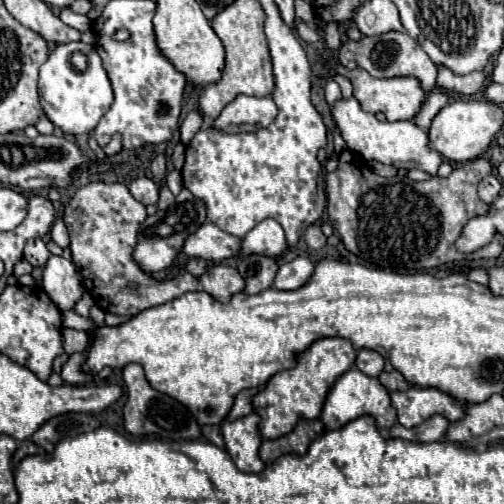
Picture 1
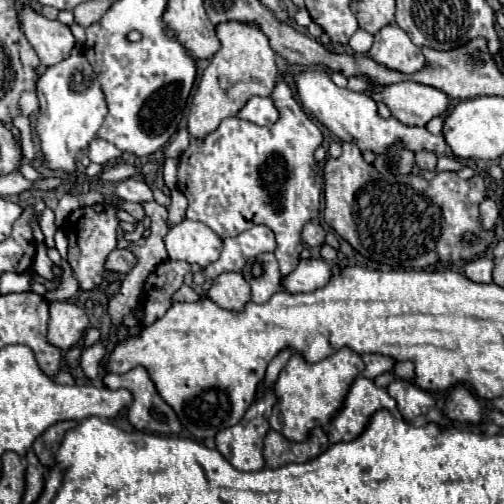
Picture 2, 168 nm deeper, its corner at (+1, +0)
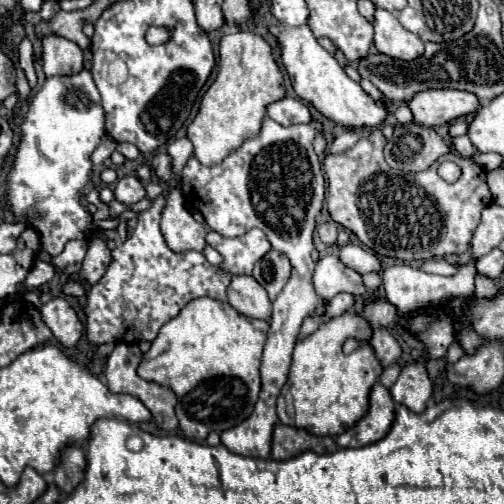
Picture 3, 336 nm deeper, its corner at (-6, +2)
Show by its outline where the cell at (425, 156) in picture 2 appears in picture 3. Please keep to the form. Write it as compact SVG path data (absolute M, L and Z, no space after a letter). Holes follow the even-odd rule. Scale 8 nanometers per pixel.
M372 128L368 138L356 142L346 152L326 154L326 206L332 220L352 230L362 244L380 256L422 262L462 254L470 246L474 228L480 224L480 212L492 202L486 170L472 158L450 152L440 156L440 160L424 172L396 172L384 160L384 144L386 138L382 130ZM444 160L452 160L462 168L460 182L448 184L436 174L436 168Z

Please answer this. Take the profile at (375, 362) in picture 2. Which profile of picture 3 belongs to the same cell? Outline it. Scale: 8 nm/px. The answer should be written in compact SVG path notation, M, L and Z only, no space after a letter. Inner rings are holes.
M374 328L370 344L372 344L378 360L382 362L382 366L394 364L400 356L400 344L396 342L396 338L386 328Z

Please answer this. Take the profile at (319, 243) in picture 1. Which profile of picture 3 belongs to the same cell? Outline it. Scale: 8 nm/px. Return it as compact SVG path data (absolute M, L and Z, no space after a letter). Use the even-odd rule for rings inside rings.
M326 222L318 226L318 236L324 244L334 244L338 236L338 224L336 222Z

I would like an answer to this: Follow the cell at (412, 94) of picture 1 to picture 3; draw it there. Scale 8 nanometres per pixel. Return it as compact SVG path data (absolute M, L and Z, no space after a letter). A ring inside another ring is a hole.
M426 90L408 102L414 120L422 126L442 126L480 108L480 98L462 90Z

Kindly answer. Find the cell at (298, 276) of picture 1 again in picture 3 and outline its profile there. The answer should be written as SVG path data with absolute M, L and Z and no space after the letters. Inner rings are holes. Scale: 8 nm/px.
M332 254L316 262L314 288L322 300L330 300L340 292L348 292L354 296L362 296L366 292L362 276L354 268L342 264L340 258Z

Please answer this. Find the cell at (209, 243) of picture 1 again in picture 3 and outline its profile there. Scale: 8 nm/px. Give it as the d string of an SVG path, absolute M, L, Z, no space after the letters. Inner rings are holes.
M172 188L166 198L160 230L168 248L174 252L202 252L206 246L206 226L198 224L184 208L184 198L178 188Z

